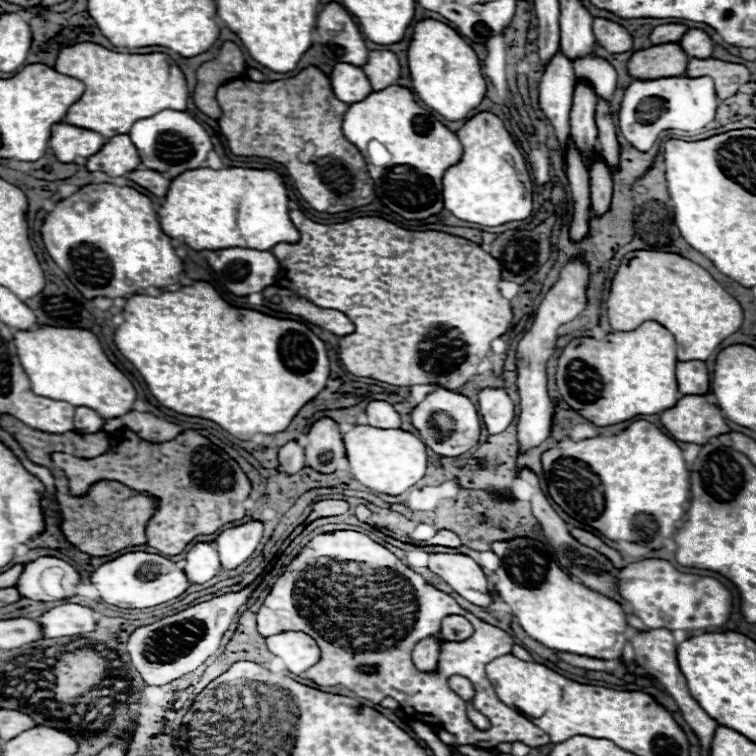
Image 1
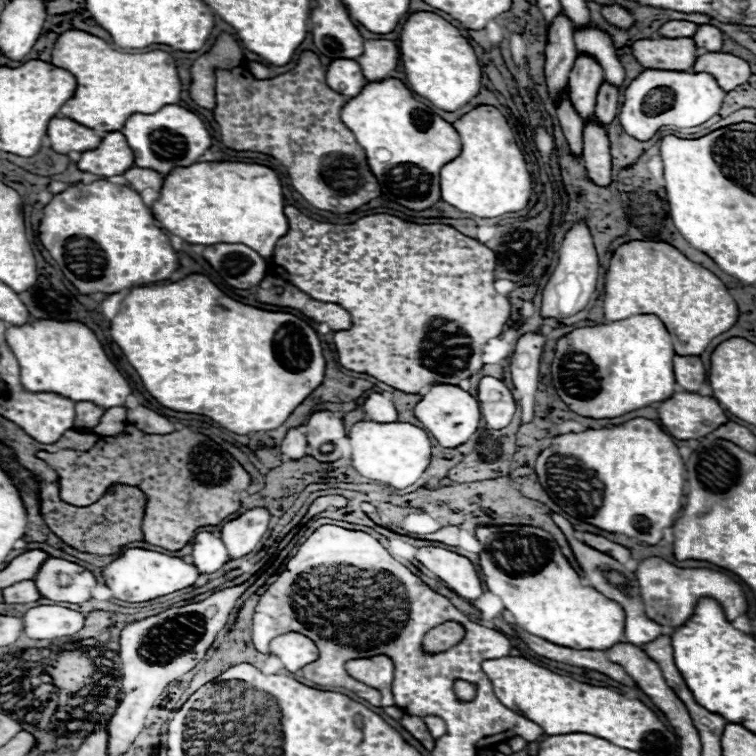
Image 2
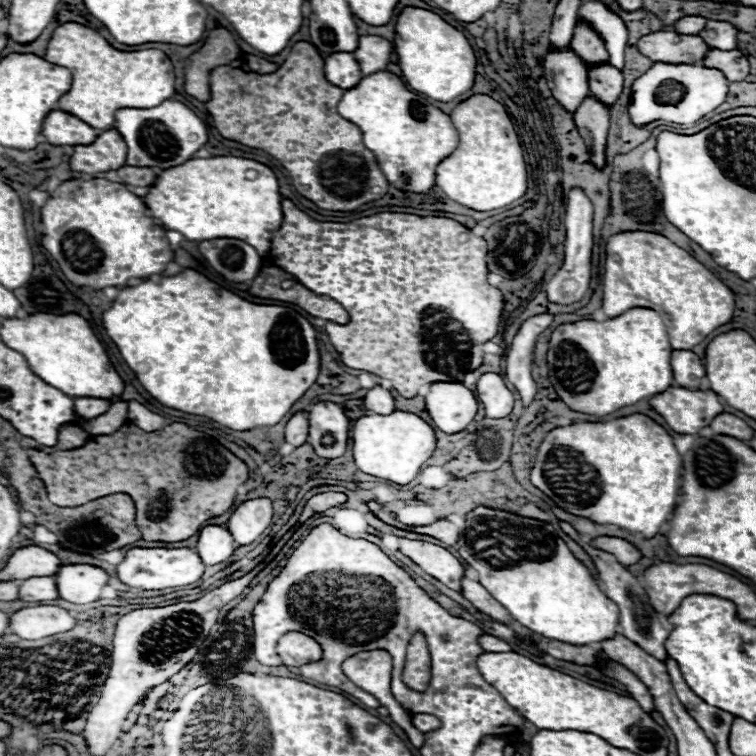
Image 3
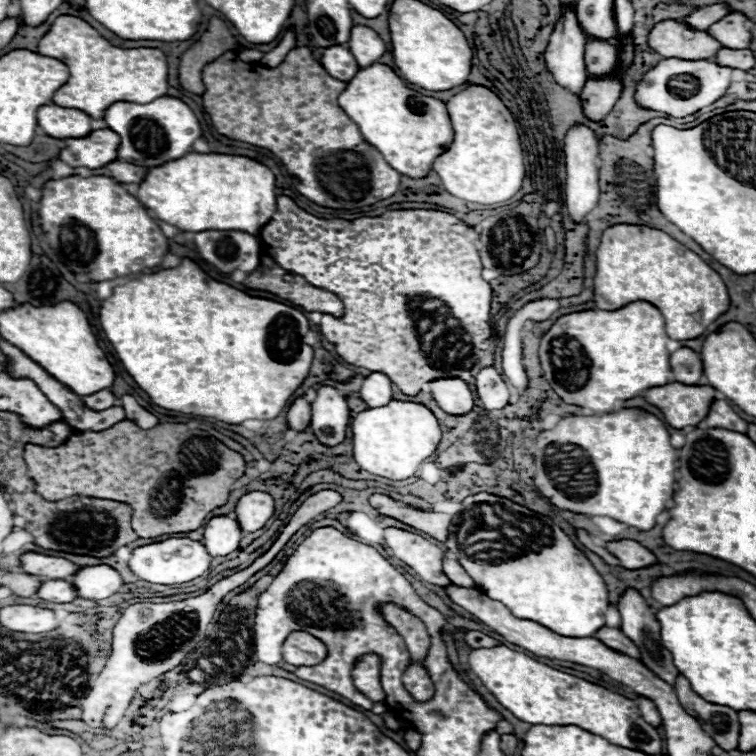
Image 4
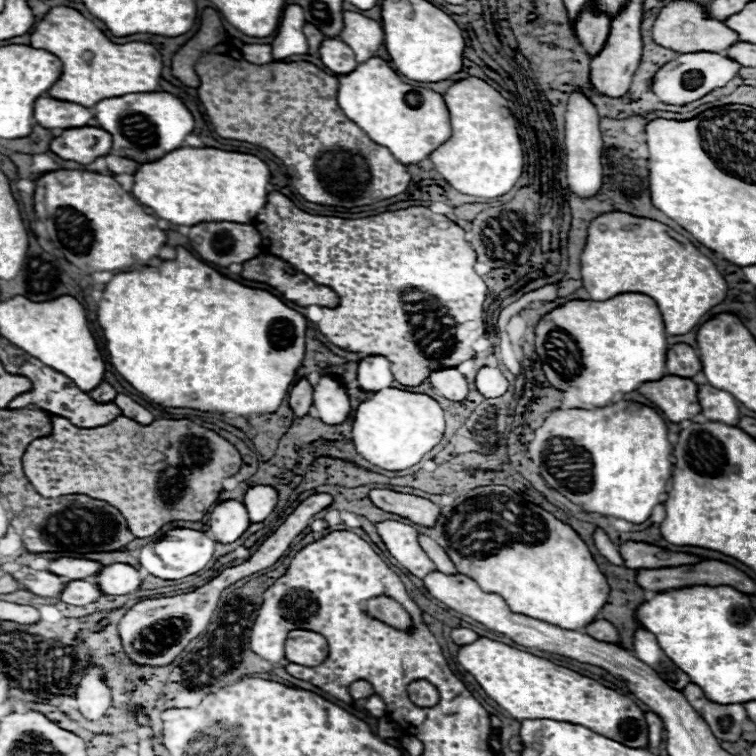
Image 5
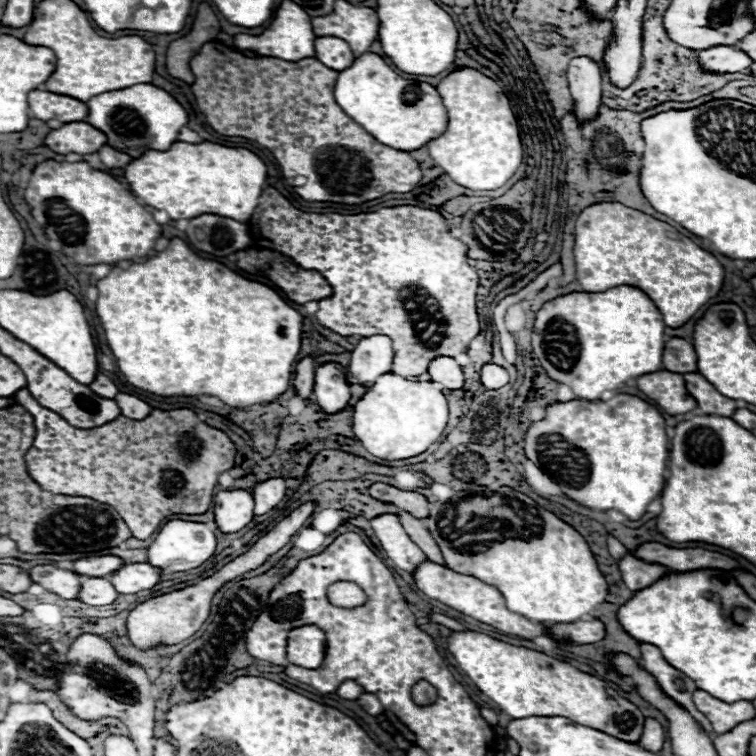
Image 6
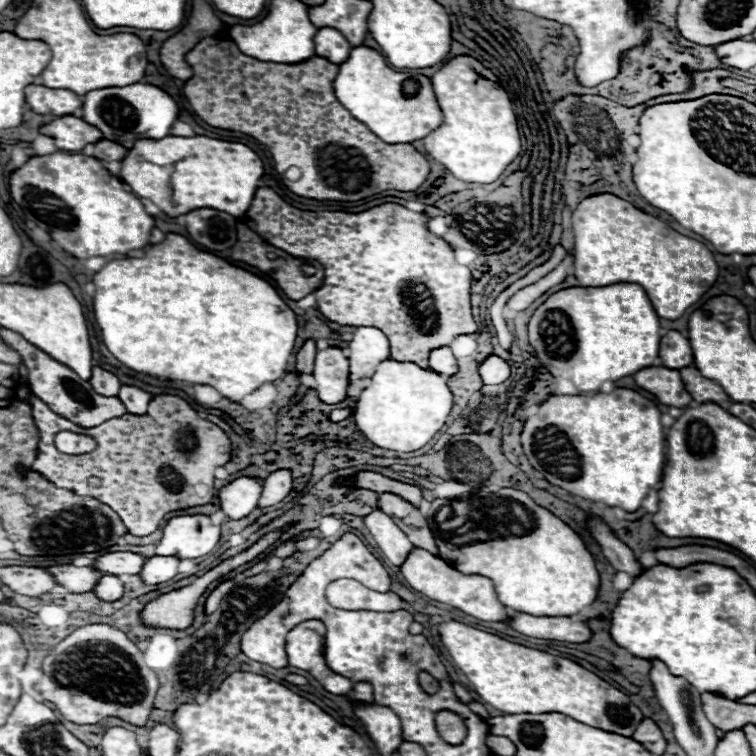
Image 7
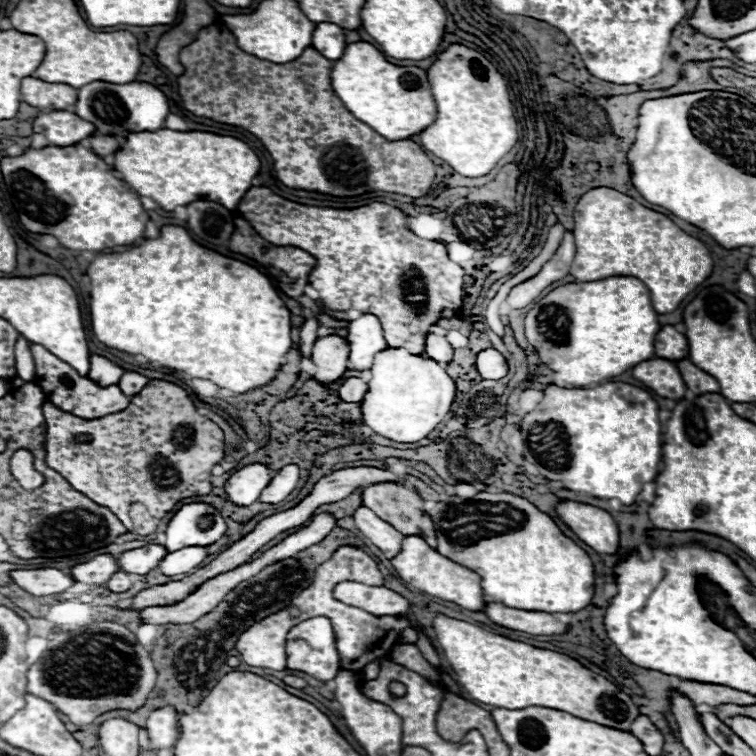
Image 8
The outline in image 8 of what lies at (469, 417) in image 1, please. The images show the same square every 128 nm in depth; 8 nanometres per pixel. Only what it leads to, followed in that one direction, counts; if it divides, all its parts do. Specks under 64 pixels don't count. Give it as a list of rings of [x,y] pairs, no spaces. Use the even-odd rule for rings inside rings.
[[[428,334],[426,336],[426,350],[424,350],[430,358],[434,358],[436,362],[442,362],[444,366],[452,360],[452,346],[448,344],[448,340],[440,334]]]

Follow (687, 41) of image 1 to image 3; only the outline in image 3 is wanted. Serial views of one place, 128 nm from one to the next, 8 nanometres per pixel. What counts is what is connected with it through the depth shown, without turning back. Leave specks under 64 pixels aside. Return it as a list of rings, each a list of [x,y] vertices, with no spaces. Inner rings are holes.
[[[708,20],[706,28],[700,32],[704,42],[710,48],[718,50],[736,50],[738,48],[738,28],[730,22],[720,20]]]

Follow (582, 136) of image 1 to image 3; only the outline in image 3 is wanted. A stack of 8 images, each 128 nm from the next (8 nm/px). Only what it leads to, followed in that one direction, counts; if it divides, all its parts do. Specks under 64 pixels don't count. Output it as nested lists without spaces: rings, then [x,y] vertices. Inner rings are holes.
[[[578,20],[574,26],[574,36],[572,36],[572,48],[576,50],[578,56],[582,56],[588,64],[594,62],[608,62],[608,50],[602,40],[602,36],[592,28],[590,22]]]

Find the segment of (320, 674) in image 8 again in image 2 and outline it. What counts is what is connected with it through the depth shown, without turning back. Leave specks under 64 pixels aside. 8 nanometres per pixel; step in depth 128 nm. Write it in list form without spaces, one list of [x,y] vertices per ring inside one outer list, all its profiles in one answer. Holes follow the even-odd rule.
[[[288,632],[288,634],[274,638],[270,642],[270,650],[272,650],[272,654],[276,654],[282,660],[282,664],[290,672],[296,672],[296,670],[304,668],[306,664],[318,660],[316,644],[298,632]],[[386,654],[350,660],[345,664],[345,669],[358,682],[376,688],[382,694],[382,706],[396,706],[392,696],[394,666]],[[404,714],[402,720],[400,720],[400,724],[402,724],[402,726],[404,726],[416,740],[420,740],[420,744],[422,744],[426,750],[432,750],[432,748],[434,748],[434,738],[430,736],[426,724],[424,724],[418,716]]]

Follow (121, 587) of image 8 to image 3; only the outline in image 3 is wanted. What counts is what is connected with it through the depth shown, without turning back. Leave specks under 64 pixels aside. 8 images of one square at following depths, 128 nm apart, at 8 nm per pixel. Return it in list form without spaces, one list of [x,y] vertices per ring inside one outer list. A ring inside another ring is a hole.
[[[34,576],[24,580],[20,586],[20,598],[28,602],[42,602],[42,600],[56,600],[60,598],[56,580],[52,576]]]

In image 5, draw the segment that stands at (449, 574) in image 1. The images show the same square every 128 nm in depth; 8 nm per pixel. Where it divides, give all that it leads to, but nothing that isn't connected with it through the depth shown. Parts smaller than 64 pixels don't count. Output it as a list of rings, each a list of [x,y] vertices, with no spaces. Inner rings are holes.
[[[384,520],[376,524],[376,532],[380,534],[388,552],[398,560],[398,564],[414,576],[424,578],[428,572],[436,570],[434,562],[430,562],[426,552],[420,548],[418,534],[412,526],[396,520]]]

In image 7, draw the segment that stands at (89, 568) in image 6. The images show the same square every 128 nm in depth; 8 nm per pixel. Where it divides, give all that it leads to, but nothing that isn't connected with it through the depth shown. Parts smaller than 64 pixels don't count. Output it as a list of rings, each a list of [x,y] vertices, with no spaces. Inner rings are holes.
[[[110,552],[110,554],[100,556],[94,564],[102,572],[120,576],[120,574],[138,574],[142,570],[144,562],[146,562],[146,558],[140,554],[134,554],[134,552]]]

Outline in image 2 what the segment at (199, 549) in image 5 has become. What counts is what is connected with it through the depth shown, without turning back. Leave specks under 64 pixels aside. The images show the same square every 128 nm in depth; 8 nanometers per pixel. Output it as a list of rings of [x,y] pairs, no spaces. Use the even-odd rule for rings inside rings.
[[[130,548],[112,564],[108,564],[102,576],[106,580],[106,586],[114,592],[116,598],[126,602],[142,602],[192,586],[200,576],[200,572],[196,570],[194,564],[188,564],[182,558],[152,552],[152,550],[142,550],[142,548]]]

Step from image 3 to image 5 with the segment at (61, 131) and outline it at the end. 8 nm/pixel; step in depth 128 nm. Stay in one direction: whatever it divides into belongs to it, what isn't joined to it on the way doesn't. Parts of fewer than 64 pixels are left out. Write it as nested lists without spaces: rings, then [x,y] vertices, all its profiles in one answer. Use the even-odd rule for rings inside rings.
[[[40,96],[34,102],[34,118],[44,128],[82,128],[92,118],[92,110],[74,102],[58,102],[50,96]]]

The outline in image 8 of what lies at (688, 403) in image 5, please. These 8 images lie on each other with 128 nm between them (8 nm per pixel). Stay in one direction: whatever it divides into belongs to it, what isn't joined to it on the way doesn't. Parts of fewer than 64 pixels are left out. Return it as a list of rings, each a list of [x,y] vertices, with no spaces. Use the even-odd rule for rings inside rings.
[[[652,358],[650,362],[642,362],[632,368],[632,376],[652,388],[658,396],[664,398],[684,398],[686,384],[674,362]]]

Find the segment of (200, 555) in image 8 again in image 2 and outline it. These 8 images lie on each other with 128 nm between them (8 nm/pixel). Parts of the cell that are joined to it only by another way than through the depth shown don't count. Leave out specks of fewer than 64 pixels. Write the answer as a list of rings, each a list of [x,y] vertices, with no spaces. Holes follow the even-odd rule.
[[[60,558],[46,560],[34,580],[42,598],[70,604],[88,602],[90,590],[96,586],[96,576],[90,570]]]

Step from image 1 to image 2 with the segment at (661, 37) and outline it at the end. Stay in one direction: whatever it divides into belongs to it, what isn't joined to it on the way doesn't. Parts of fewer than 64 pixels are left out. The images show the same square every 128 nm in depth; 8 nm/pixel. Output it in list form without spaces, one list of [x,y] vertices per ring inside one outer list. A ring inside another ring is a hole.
[[[672,20],[666,22],[658,32],[664,38],[692,38],[698,30],[698,24],[694,22],[686,22],[686,20]]]

